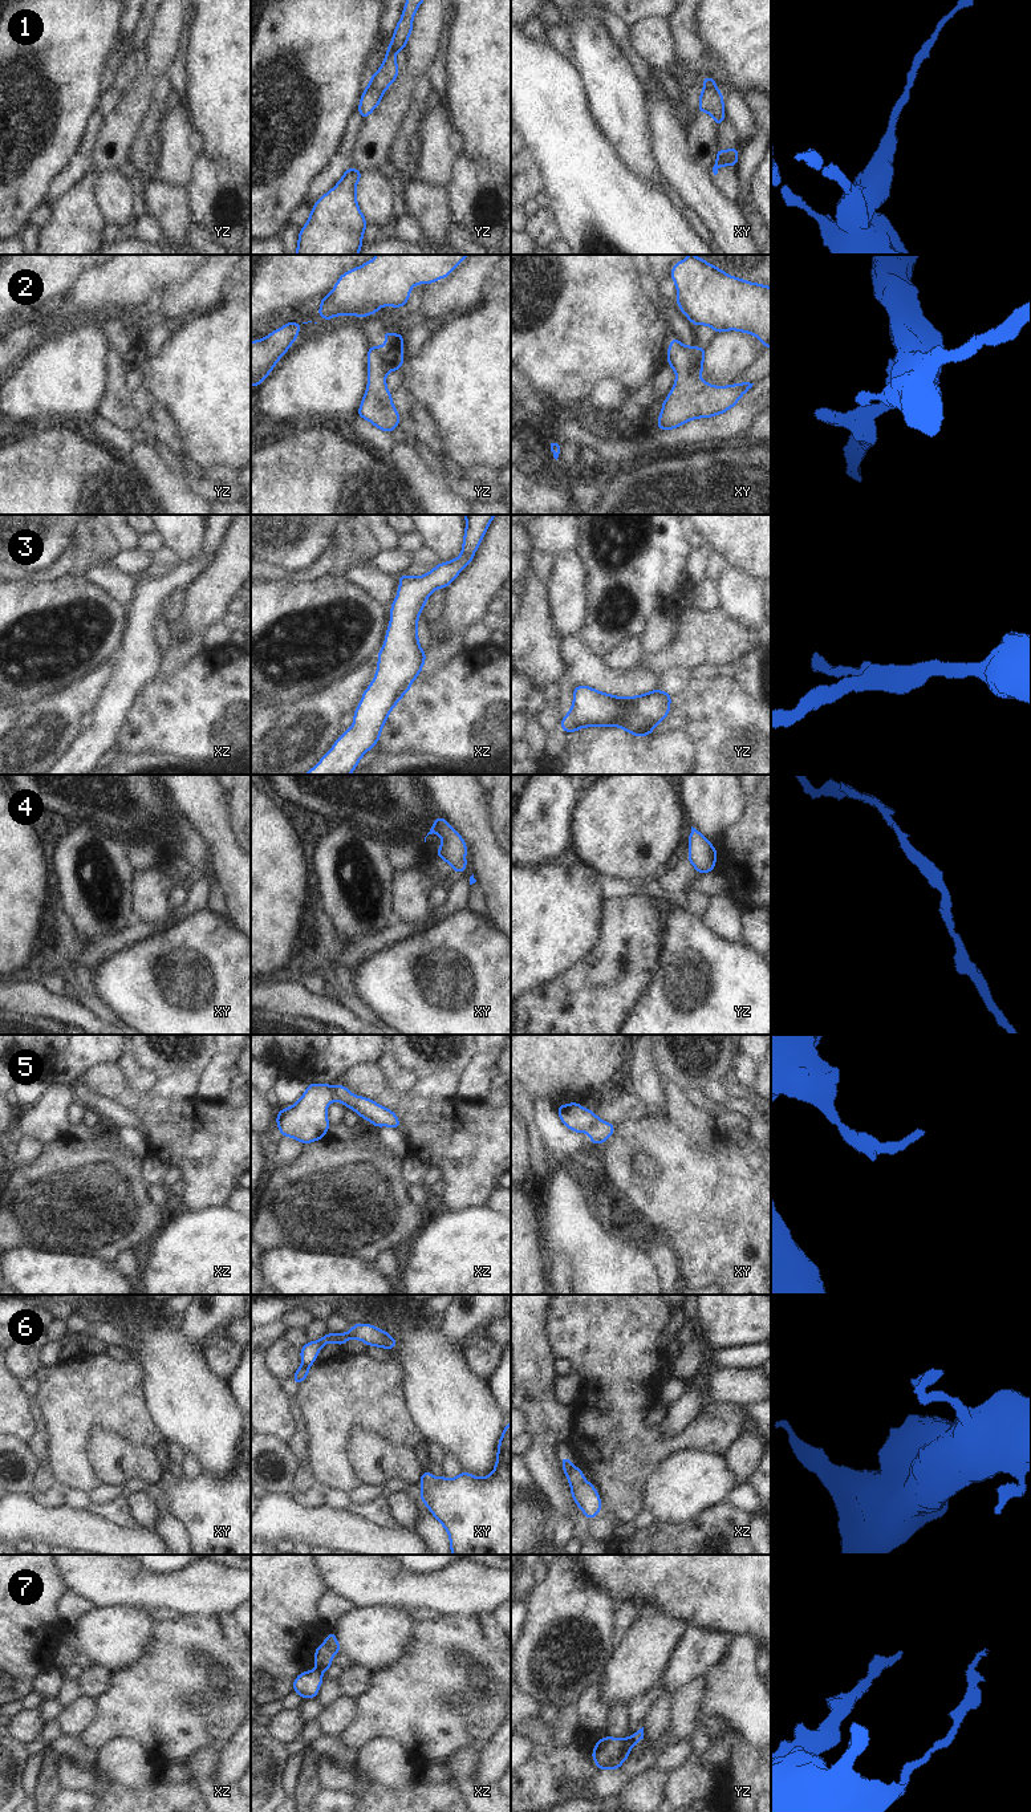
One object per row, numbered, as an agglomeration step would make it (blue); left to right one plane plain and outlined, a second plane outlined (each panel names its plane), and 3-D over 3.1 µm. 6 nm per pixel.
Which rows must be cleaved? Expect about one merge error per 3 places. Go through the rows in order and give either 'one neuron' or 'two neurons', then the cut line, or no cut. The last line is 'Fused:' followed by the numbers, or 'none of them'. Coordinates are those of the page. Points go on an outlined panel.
1: one neuron; cut none
2: one neuron; cut none
3: one neuron; cut none
4: one neuron; cut none
5: two neurons; cut xy (597, 1118), (587, 1130)
6: two neurons; cut xy (303, 1362), (308, 1365)
7: two neurons; cut yz (625, 1739), (632, 1746)
Fused: 5, 6, 7

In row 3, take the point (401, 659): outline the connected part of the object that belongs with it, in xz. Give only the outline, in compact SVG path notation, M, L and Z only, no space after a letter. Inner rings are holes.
M496 515L464 516L466 532L459 557L435 565L422 577L399 576L383 647L377 654L378 667L353 714L354 722L334 742L330 751L304 775L350 775L360 759L378 743L389 714L411 688L423 667L426 653L418 642L418 617L429 596L435 589L450 585L474 560L474 553Z

